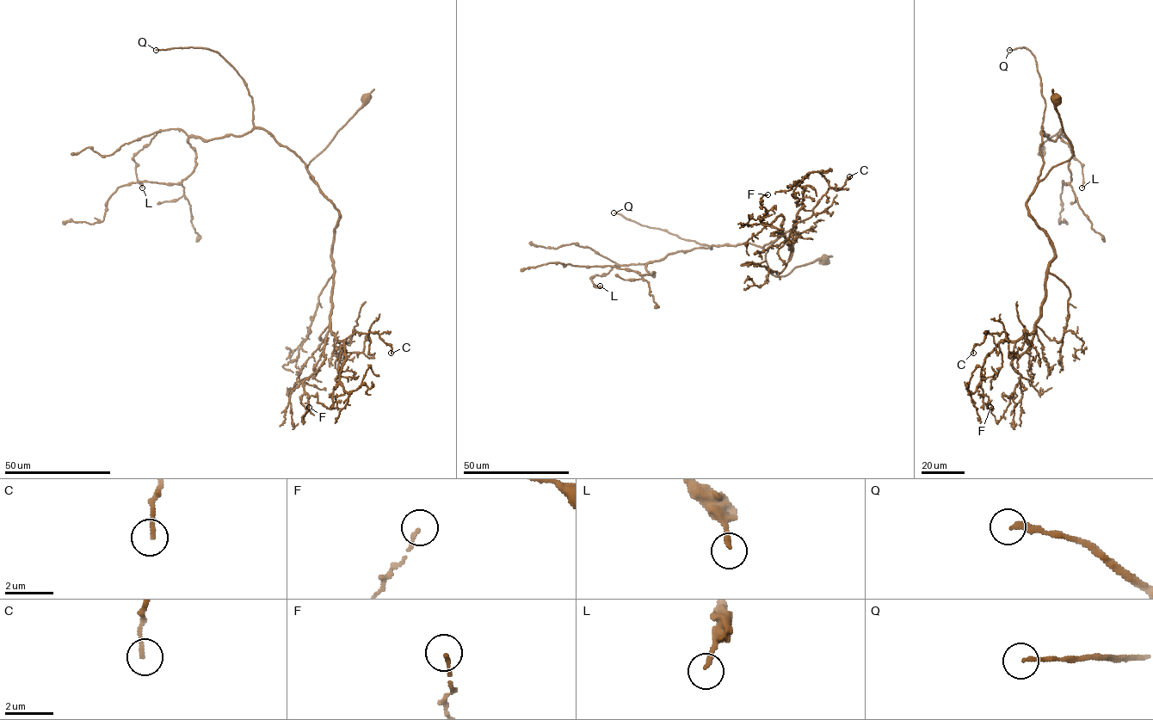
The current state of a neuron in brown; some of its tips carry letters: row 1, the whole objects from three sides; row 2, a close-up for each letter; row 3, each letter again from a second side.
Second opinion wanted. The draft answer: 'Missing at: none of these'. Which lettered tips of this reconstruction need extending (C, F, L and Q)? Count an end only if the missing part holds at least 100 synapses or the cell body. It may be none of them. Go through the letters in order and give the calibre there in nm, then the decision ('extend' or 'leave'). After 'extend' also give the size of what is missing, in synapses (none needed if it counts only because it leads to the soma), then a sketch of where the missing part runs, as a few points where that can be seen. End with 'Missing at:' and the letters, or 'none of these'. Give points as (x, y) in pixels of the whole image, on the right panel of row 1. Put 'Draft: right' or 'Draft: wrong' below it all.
C: calibre 140 nm; leave
F: calibre 130 nm; leave
L: calibre 180 nm; leave
Q: calibre 190 nm; extend; 110 synapses; course (1009, 50), (982, 48), (975, 58), (1013, 97), (1035, 106), (1056, 125), (1072, 195), (1081, 204), (1082, 237)
Missing at: Q
Draft: wrong

